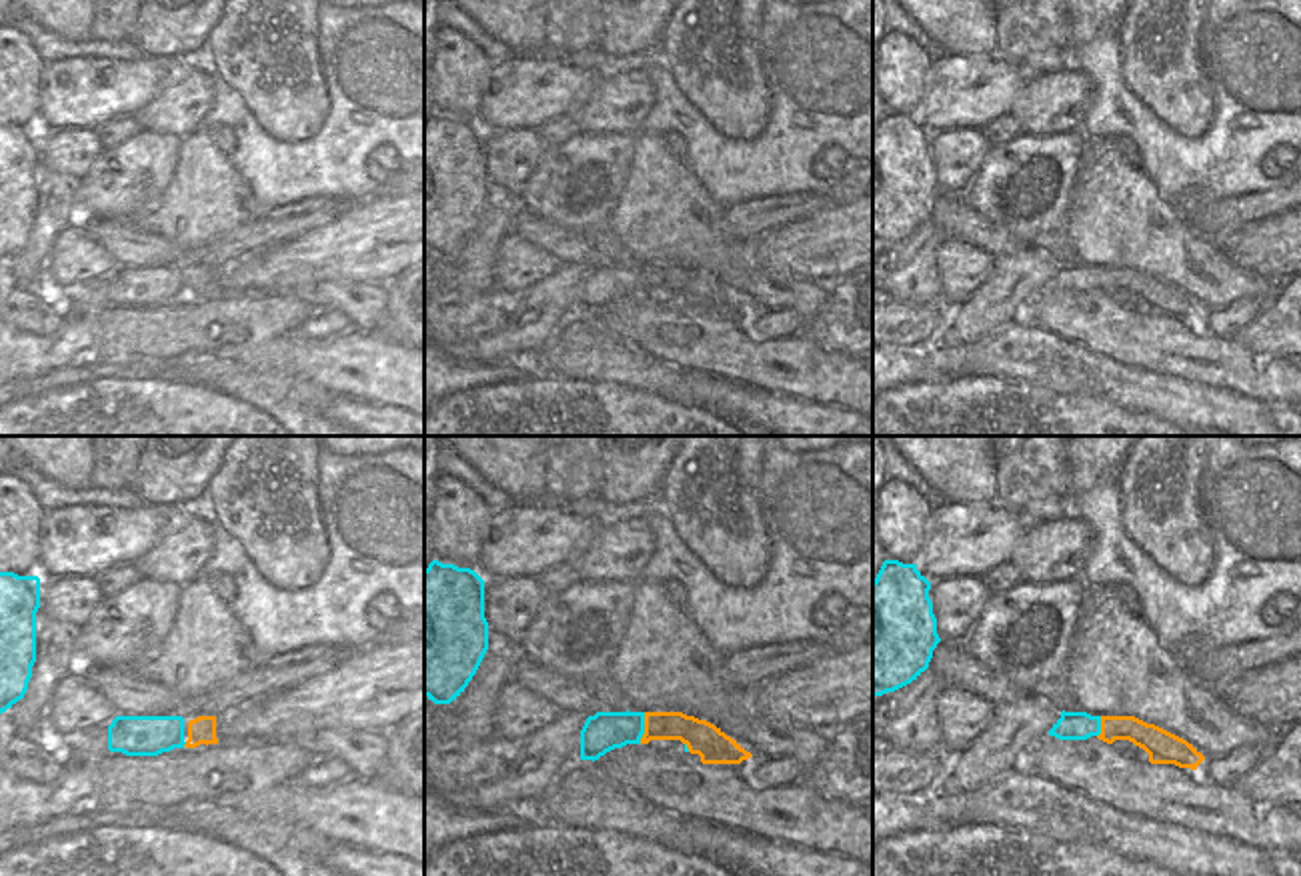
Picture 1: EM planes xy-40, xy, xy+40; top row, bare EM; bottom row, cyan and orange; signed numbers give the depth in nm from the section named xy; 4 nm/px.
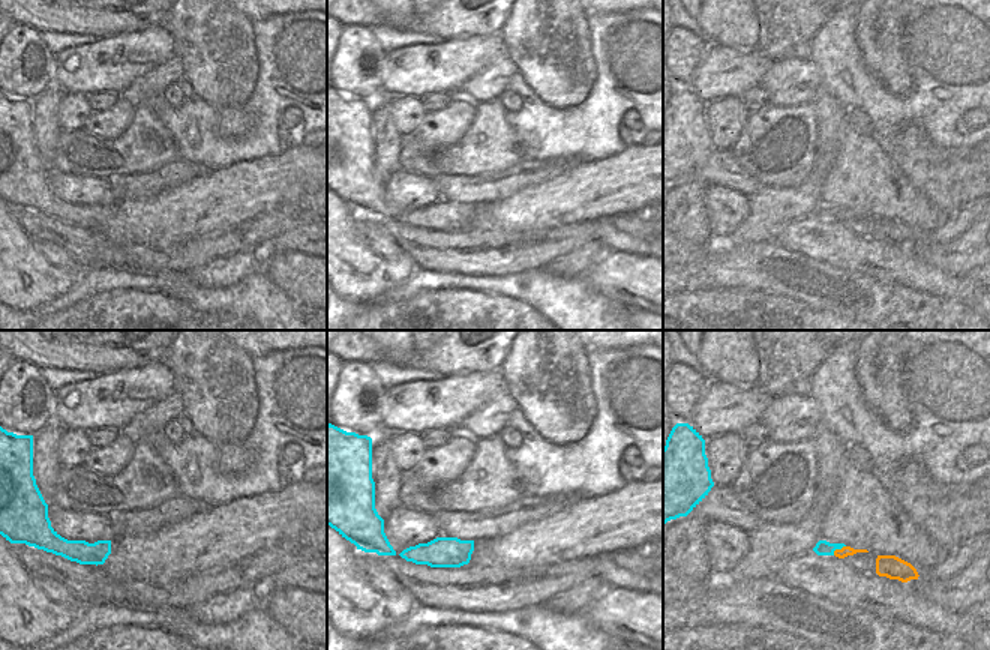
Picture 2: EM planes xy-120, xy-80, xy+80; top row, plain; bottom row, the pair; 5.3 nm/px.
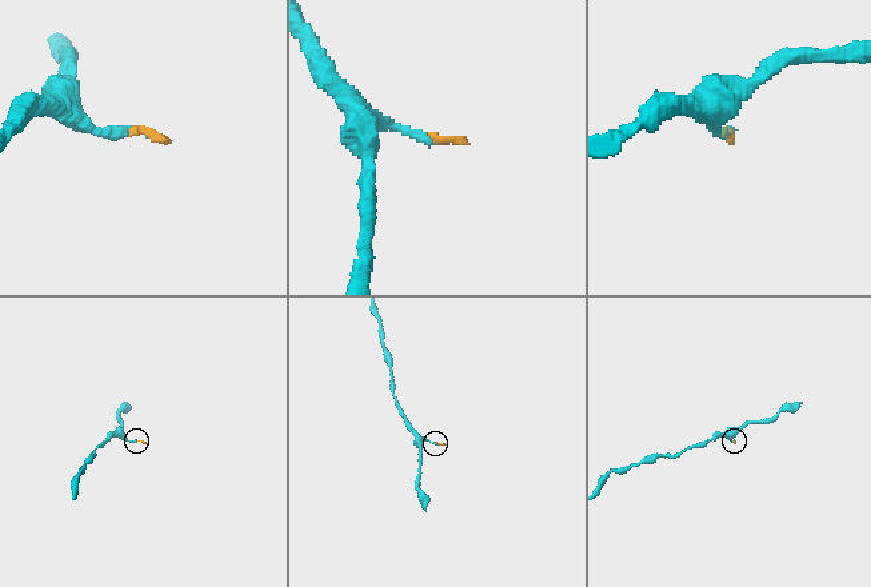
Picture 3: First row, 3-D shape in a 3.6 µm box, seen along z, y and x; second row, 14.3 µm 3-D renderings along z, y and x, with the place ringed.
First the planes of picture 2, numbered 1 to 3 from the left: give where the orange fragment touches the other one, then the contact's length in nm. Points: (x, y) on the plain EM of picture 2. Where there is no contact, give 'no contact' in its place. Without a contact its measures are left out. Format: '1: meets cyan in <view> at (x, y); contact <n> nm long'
1: no contact
2: no contact
3: meets cyan in xy+80 at (837, 212); contact 90 nm long

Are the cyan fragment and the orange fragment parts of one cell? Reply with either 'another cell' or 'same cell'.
another cell

